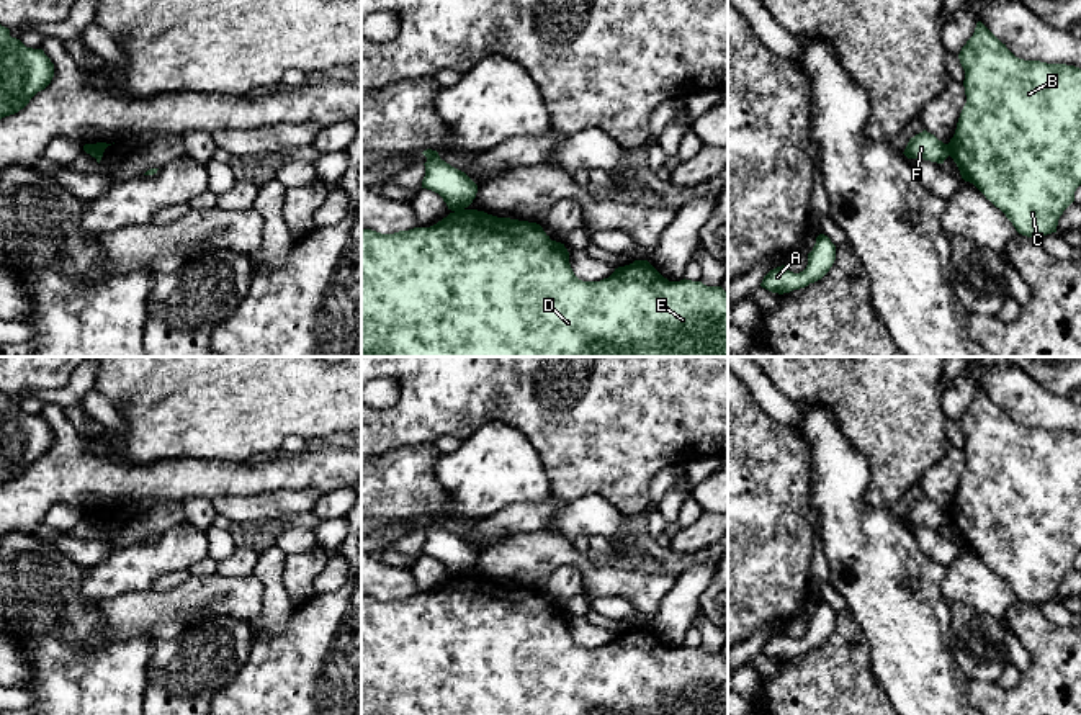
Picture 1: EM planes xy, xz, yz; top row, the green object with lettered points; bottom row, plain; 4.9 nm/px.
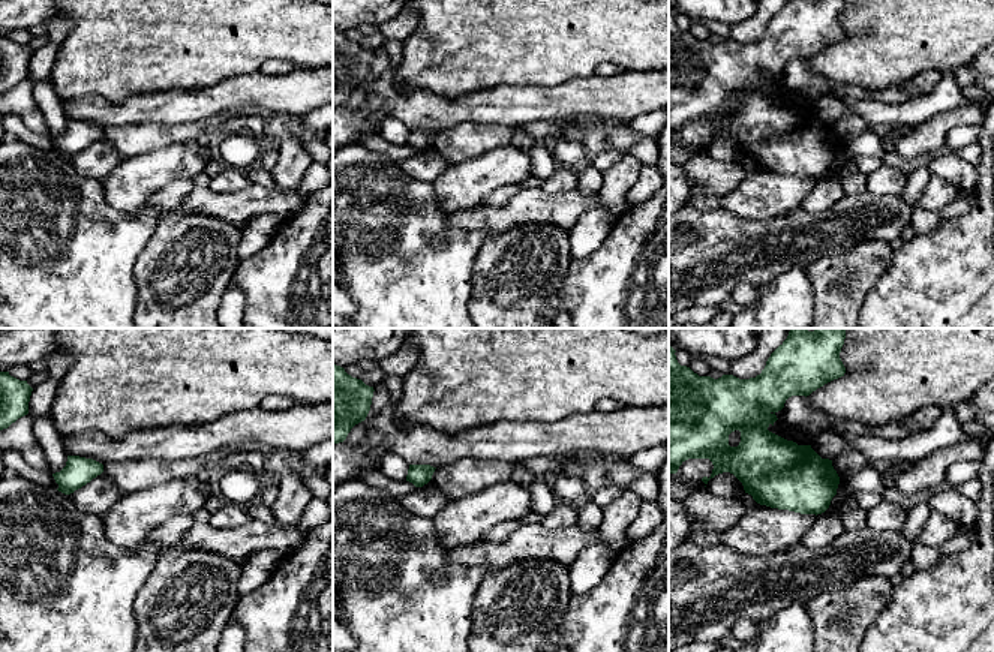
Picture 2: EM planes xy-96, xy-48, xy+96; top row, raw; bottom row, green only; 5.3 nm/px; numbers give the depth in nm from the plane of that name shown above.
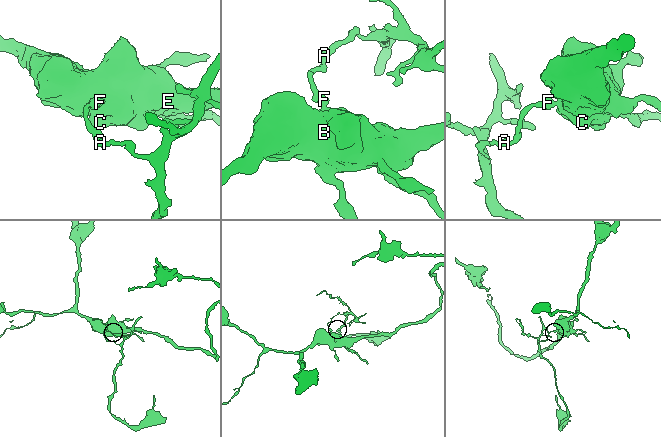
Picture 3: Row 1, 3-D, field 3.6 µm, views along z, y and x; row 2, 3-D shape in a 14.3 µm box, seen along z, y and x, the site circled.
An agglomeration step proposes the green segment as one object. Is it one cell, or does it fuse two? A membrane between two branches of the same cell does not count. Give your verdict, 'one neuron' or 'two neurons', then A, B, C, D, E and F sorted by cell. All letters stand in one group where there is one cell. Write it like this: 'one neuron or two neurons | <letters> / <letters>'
two neurons | A F / B C D E

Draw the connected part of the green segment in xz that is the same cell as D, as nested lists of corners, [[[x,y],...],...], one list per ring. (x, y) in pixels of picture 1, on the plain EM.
[[[458,576],[430,594],[394,600],[361,596],[361,715],[728,715],[728,659],[702,648],[669,648],[648,627],[618,633],[600,648],[579,646],[564,610],[551,607],[536,589]]]

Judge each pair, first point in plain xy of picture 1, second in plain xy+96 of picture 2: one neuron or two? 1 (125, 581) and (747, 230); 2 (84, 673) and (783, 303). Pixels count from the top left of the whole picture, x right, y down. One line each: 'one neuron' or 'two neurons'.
1: two neurons
2: one neuron

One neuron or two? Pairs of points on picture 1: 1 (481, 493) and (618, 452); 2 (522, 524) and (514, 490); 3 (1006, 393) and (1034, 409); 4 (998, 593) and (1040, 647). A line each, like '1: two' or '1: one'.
1: two
2: two
3: one
4: two

